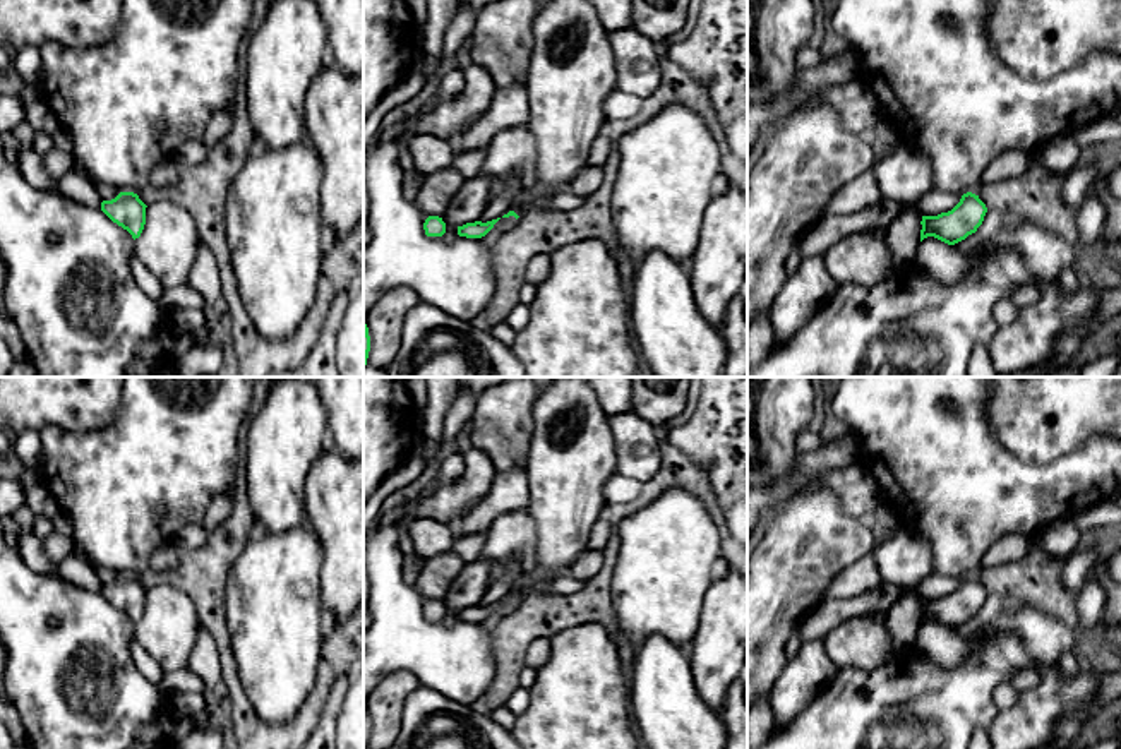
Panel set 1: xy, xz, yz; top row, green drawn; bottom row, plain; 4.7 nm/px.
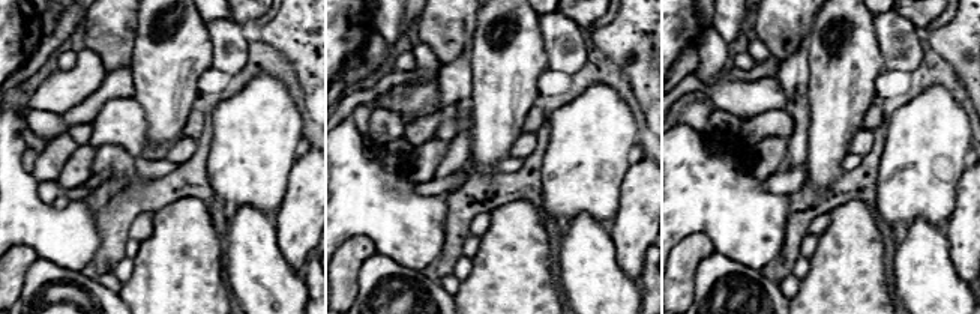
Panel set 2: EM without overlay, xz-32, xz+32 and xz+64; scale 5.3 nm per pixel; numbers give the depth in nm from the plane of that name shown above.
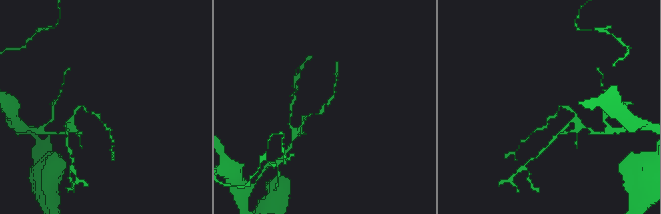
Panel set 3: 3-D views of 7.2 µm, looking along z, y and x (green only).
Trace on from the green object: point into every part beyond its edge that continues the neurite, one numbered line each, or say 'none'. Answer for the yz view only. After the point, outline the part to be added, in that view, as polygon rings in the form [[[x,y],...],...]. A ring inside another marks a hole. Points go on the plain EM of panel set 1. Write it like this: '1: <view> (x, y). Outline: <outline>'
none

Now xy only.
none

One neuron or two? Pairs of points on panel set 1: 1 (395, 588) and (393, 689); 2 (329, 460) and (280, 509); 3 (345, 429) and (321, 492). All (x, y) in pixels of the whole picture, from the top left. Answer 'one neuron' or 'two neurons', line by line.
1: two neurons
2: two neurons
3: two neurons

